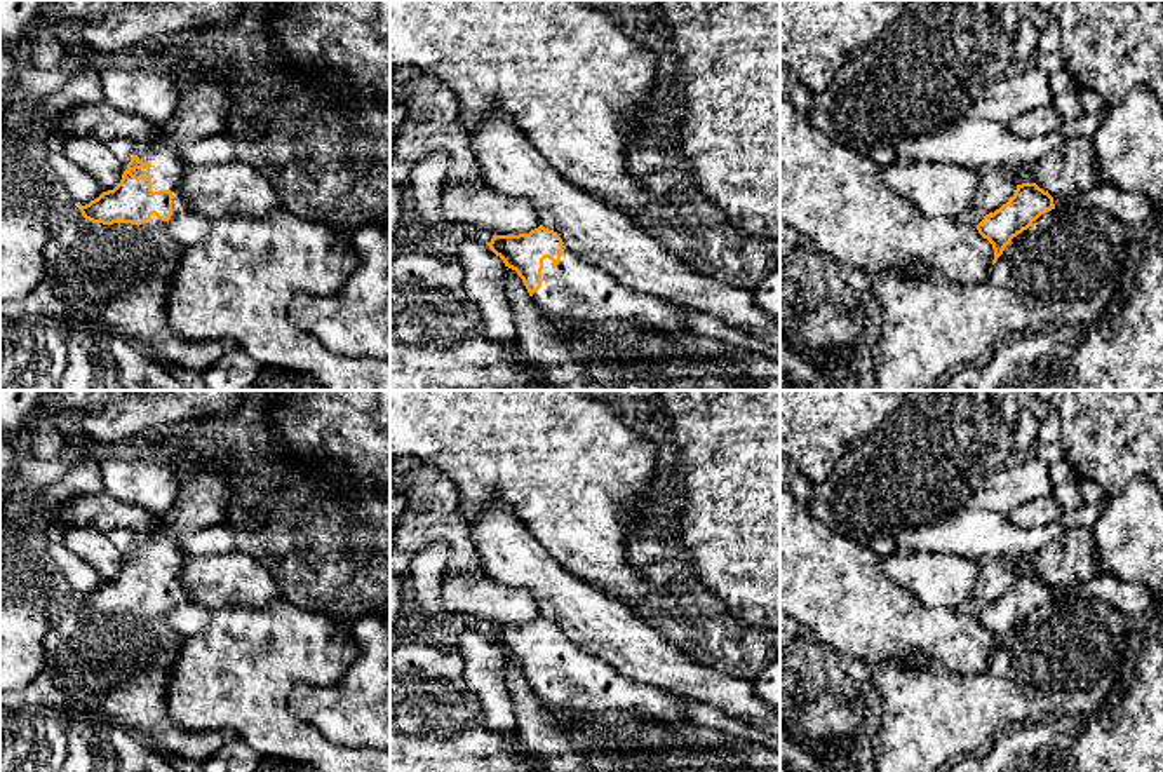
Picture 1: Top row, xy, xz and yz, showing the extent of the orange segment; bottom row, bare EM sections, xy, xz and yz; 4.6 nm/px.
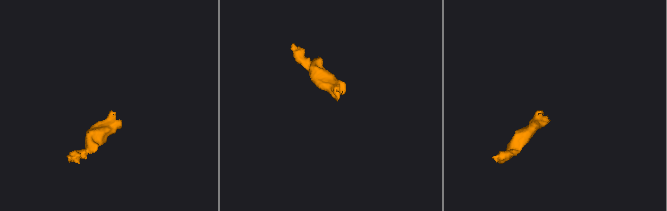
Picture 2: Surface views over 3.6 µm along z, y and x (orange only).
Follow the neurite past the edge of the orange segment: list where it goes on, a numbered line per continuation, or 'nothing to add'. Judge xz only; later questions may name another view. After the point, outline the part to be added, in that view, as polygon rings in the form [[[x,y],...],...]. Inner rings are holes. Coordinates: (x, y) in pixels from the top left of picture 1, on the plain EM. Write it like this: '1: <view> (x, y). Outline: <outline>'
1: xz (575, 678). Outline: [[[566,634],[555,659],[552,650],[543,650],[541,678],[531,688],[543,702],[564,708],[639,711],[662,721],[691,721],[684,699],[625,678]]]

